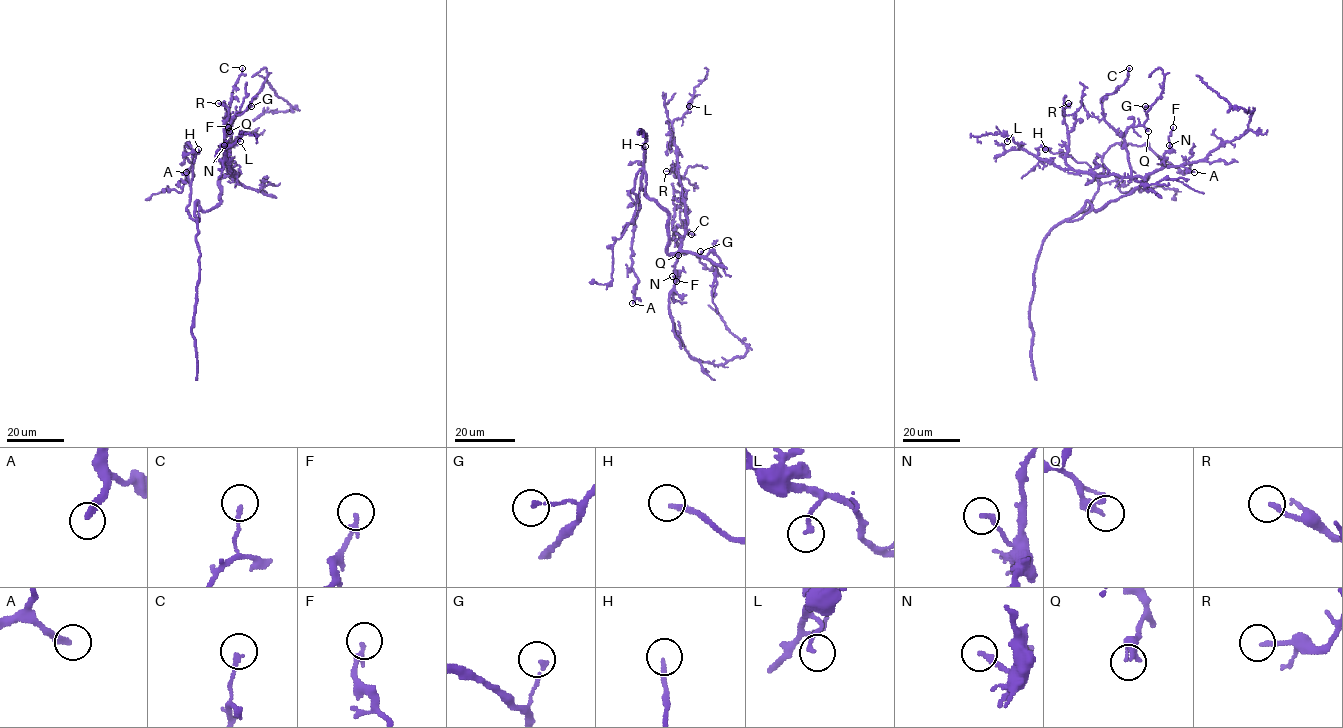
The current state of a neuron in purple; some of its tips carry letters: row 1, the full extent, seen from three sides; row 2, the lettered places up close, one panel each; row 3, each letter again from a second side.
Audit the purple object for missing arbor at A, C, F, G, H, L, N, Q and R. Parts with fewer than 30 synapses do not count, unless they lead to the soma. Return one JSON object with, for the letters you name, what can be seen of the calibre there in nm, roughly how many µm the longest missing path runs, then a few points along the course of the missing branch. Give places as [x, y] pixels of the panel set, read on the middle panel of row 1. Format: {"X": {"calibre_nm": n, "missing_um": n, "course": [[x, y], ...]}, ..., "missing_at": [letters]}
{"A": {"calibre_nm": 240, "missing_um": 25, "course": [[632, 303], [627, 312], [621, 346], [622, 356], [631, 366]]}, "H": {"calibre_nm": 200, "missing_um": 25, "course": [[645, 146], [644, 135], [638, 130], [638, 122], [619, 97]]}, "missing_at": ["A", "H"]}

